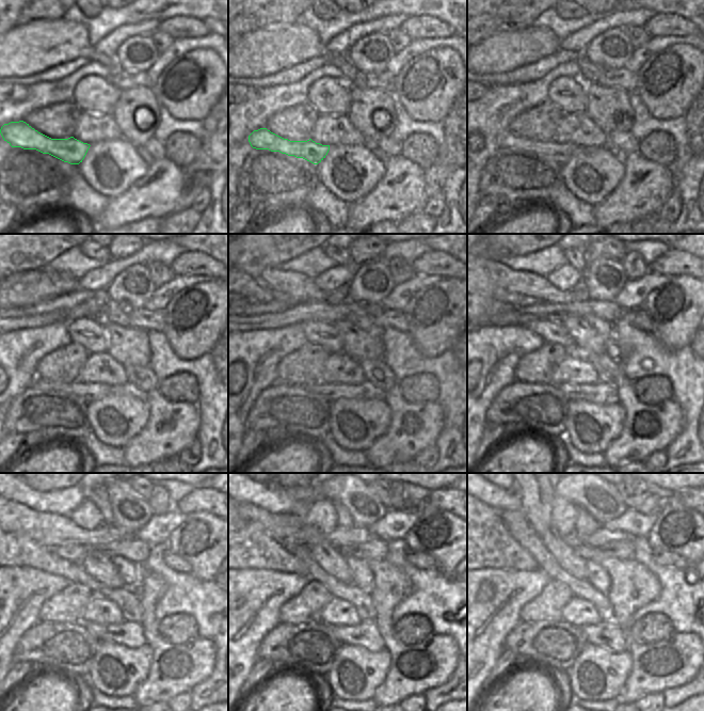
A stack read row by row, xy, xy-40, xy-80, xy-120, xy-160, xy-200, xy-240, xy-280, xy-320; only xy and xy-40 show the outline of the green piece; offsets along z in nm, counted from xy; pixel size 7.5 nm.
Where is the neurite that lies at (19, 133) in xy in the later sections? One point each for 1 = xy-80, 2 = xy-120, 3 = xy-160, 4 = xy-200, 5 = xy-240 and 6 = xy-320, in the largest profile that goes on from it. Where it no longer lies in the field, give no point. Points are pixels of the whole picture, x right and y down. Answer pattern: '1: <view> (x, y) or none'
1: xy-80 (561, 153)
2: xy-120 (89, 392)
3: xy-160 (366, 390)
4: xy-200 (600, 393)
5: xy-240 (130, 634)
6: xy-320 (608, 634)

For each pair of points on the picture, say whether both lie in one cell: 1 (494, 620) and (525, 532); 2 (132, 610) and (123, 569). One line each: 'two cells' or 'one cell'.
1: two cells
2: two cells

